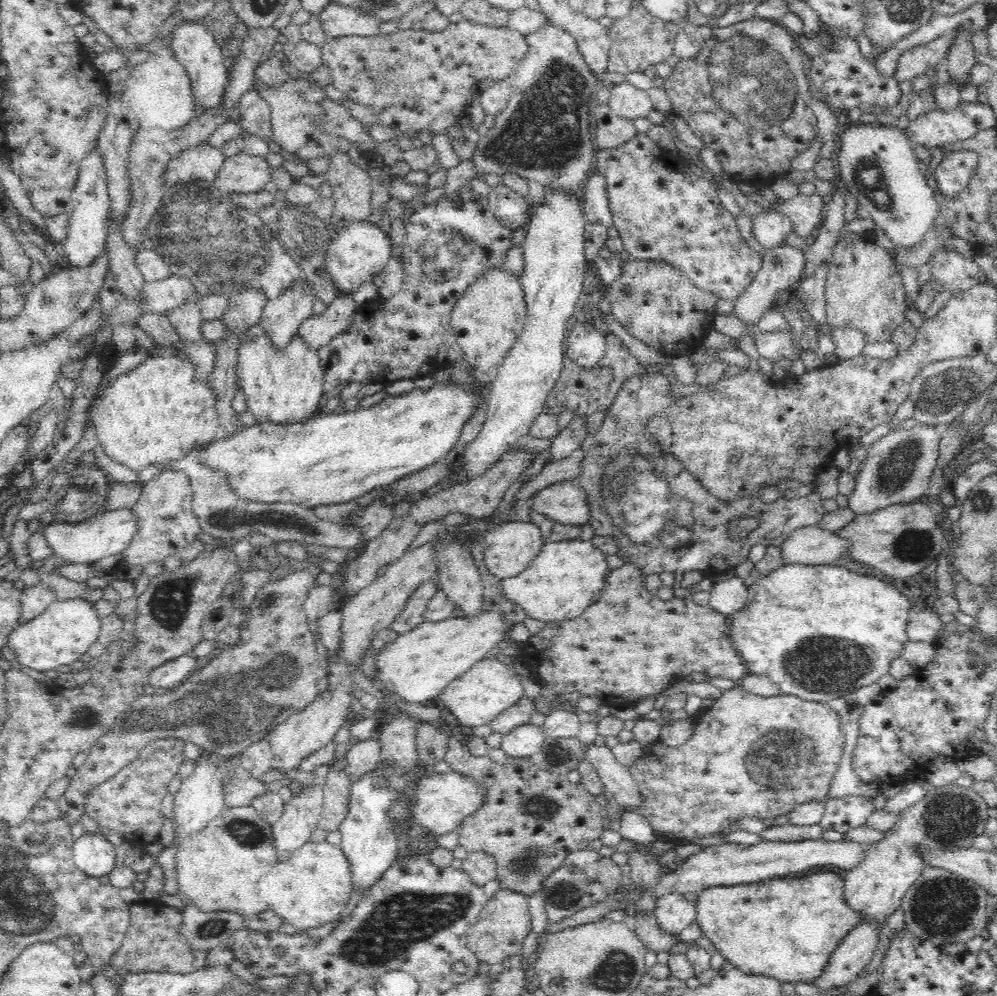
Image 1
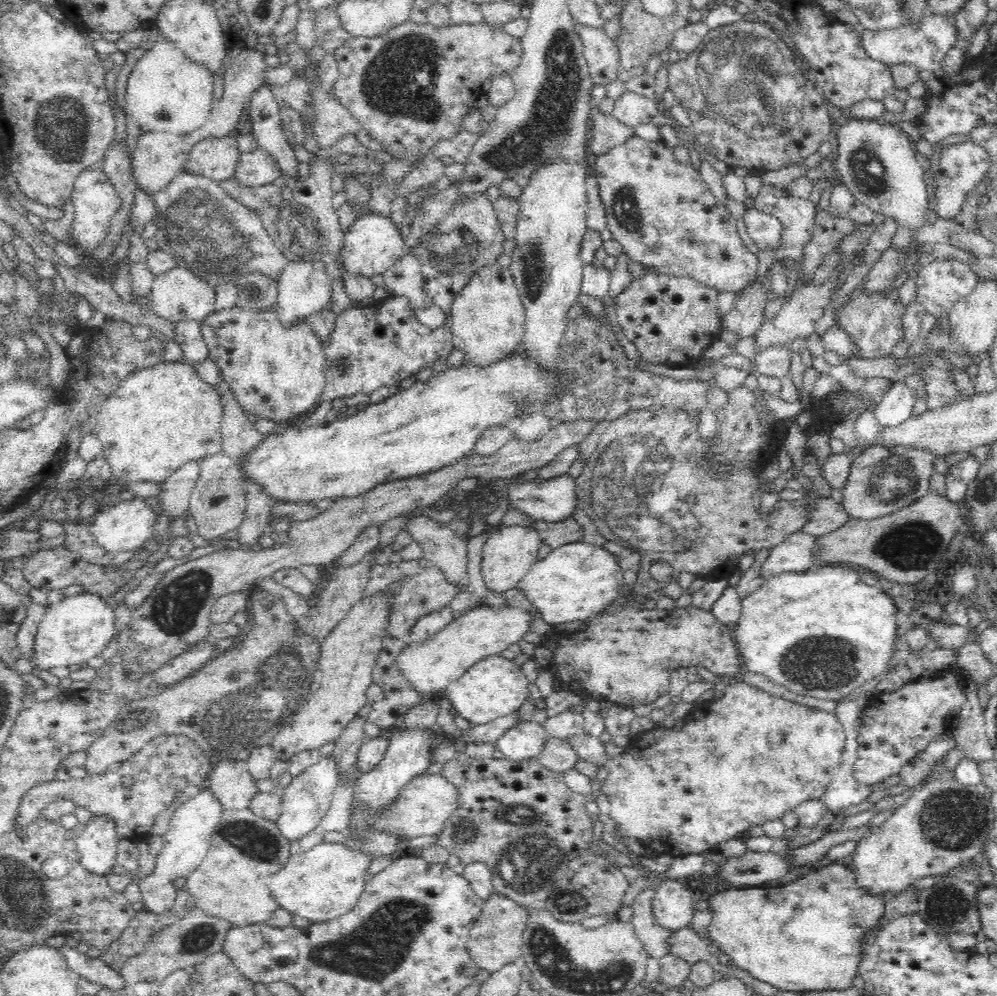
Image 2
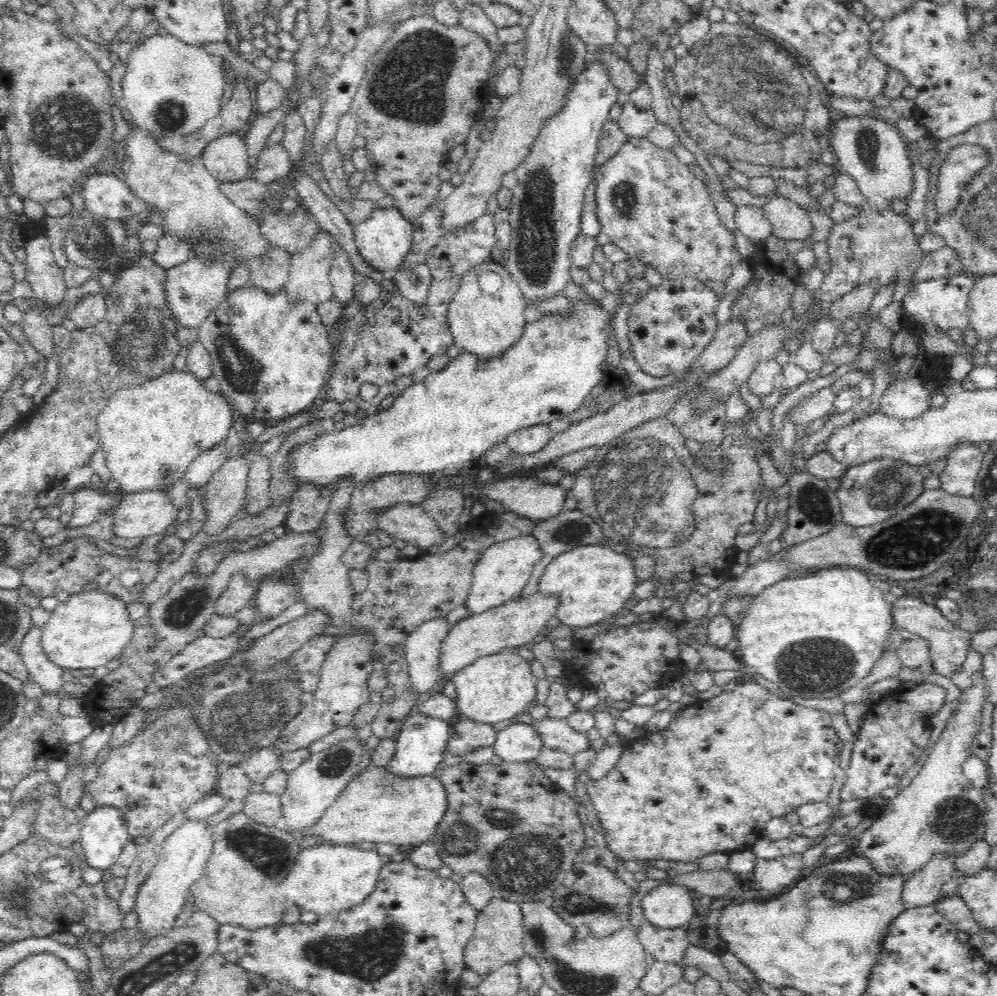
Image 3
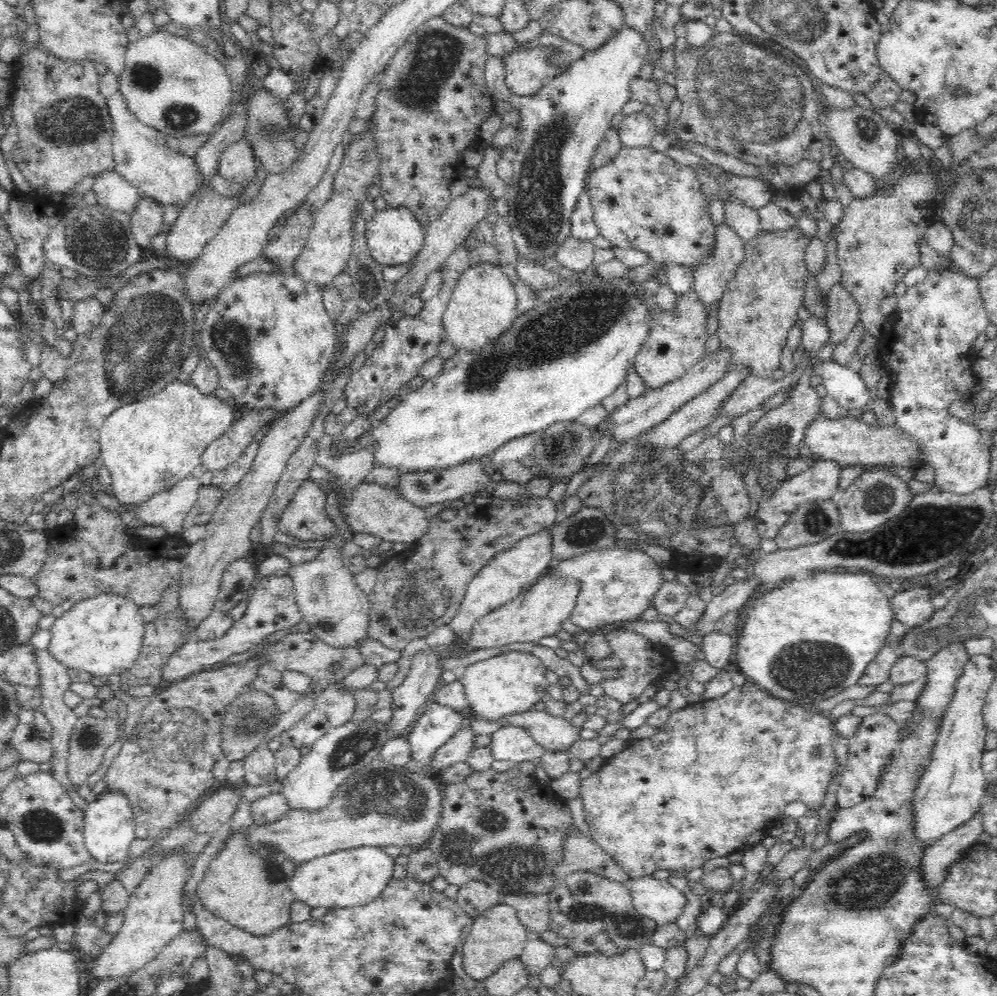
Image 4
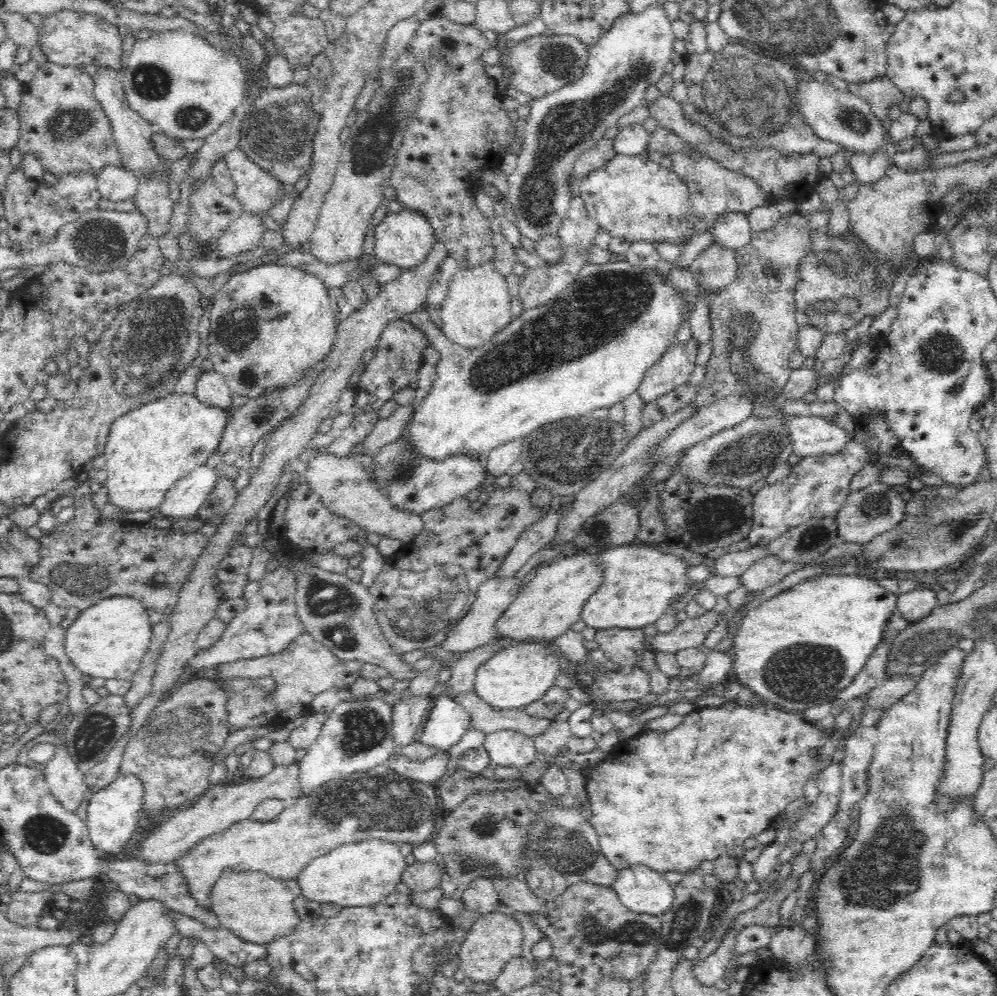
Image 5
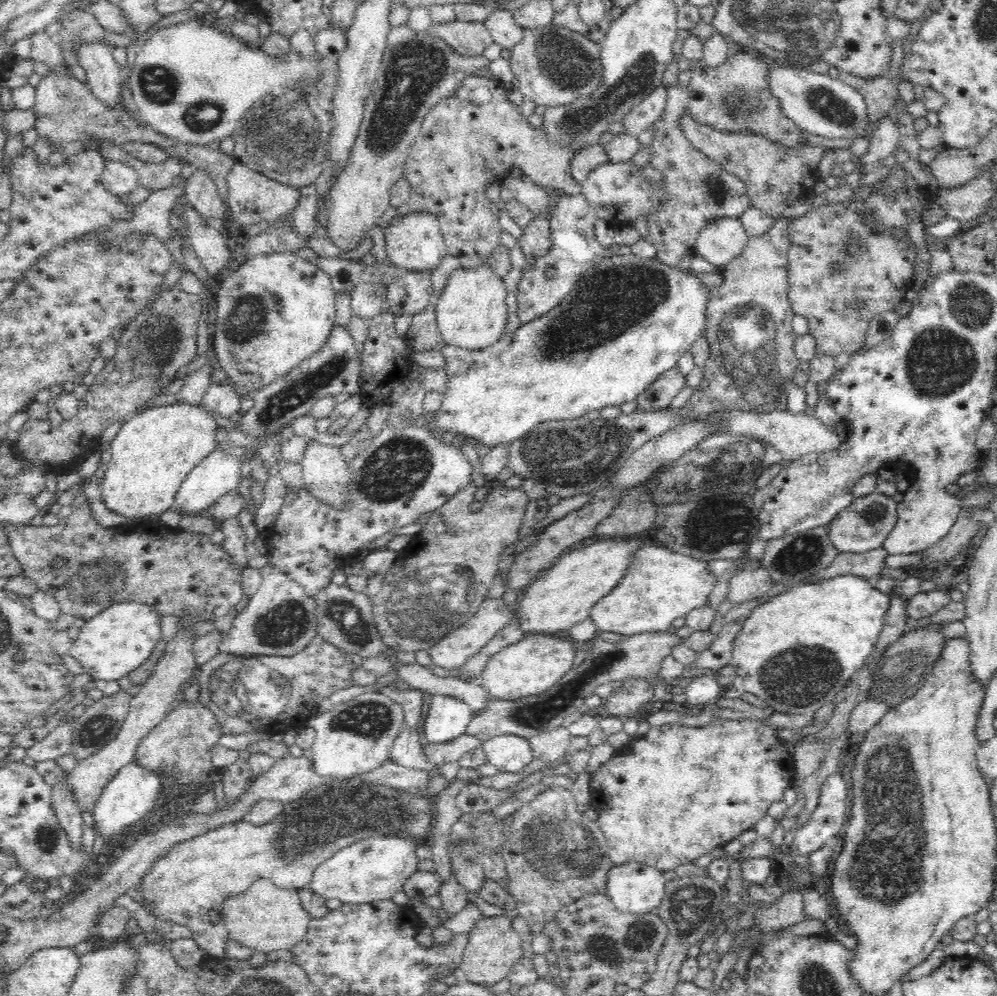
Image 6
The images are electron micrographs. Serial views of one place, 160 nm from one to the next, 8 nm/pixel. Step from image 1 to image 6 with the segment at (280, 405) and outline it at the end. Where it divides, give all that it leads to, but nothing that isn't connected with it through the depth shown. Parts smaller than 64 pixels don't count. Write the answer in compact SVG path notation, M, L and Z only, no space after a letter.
M291 252L272 253L247 260L219 279L220 288L212 295L218 309L210 332L211 357L215 358L232 386L254 392L286 376L309 356L324 348L337 319L335 294L330 277L322 269Z

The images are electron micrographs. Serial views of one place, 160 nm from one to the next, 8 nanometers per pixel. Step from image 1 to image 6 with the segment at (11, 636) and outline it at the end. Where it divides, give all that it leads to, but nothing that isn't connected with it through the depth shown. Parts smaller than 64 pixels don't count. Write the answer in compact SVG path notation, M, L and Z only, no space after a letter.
M120 601L101 610L80 628L69 654L76 658L84 674L94 680L120 680L146 662L161 636L160 616L148 605Z

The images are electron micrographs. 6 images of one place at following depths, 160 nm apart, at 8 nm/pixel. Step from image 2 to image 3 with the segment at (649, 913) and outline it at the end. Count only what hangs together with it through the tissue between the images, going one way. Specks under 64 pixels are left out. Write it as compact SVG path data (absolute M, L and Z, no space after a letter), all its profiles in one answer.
M648 920L640 924L636 937L646 954L664 962L681 962L680 958L691 940L686 927L660 928Z

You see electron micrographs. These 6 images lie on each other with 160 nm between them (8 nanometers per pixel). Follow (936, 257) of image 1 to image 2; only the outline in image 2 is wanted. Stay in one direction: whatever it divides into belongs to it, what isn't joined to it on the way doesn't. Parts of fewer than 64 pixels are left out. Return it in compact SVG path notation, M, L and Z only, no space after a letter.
M958 259L939 260L926 264L918 272L917 300L934 317L946 315L959 298L968 296L981 281L967 262Z

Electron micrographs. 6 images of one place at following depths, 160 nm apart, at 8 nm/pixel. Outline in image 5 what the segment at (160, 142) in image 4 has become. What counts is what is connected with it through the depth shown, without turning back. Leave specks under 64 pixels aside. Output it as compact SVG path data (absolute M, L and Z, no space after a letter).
M100 68L93 76L93 80L96 99L102 104L111 123L115 147L118 149L118 155L120 155L120 166L128 172L132 172L132 175L139 180L144 177L146 182L172 183L170 174L172 174L174 160L168 160L163 154L159 154L154 141L152 141L152 136L157 130L129 108L128 102L125 100L120 74L106 68Z

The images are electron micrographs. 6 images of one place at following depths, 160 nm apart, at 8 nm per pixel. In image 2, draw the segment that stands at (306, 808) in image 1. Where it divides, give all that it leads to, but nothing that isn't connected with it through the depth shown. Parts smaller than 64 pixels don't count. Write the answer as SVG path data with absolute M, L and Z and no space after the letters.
M332 756L327 759L322 757L320 762L309 766L302 774L293 777L293 781L284 789L282 794L283 805L276 823L280 834L288 840L288 843L292 844L297 840L302 840L304 836L316 831L331 806L335 788L336 763L332 760Z

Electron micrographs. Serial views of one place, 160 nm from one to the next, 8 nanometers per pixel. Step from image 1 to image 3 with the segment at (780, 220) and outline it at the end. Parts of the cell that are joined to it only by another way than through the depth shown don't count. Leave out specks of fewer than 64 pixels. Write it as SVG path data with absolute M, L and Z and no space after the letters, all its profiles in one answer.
M738 205L735 215L735 226L752 241L765 241L774 236L774 225L760 207Z

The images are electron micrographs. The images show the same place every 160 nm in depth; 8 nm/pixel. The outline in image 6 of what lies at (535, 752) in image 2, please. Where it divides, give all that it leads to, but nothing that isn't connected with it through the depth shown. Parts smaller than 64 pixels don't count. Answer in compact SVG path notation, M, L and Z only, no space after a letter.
M501 733L480 742L487 761L499 772L520 772L533 760L533 750L528 737Z

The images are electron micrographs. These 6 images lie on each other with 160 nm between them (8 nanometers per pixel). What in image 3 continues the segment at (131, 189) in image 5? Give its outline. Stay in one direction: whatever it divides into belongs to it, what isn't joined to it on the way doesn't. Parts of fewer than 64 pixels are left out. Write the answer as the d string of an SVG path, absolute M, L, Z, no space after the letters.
M113 173L90 175L78 190L84 199L84 212L97 221L100 218L122 220L150 208L143 200L136 198L126 183Z

